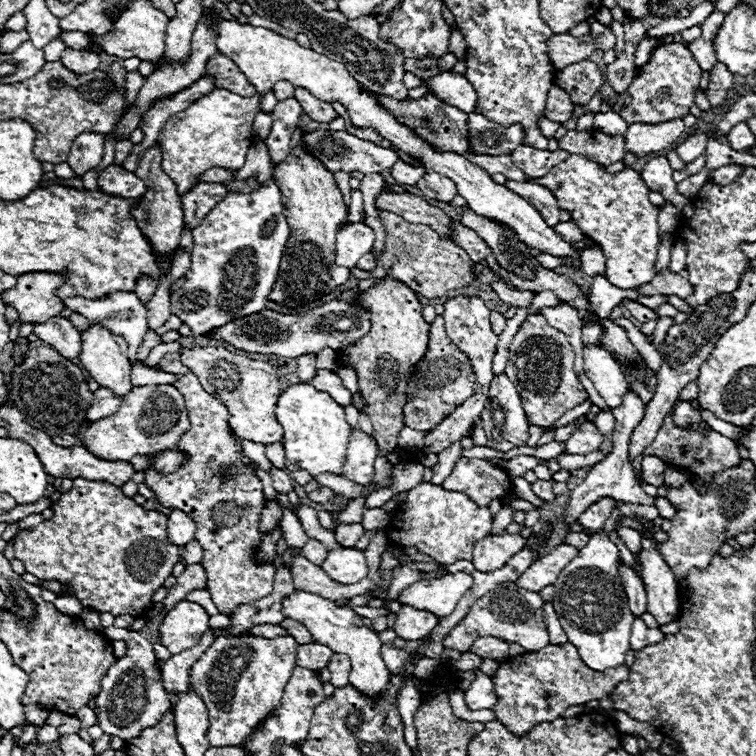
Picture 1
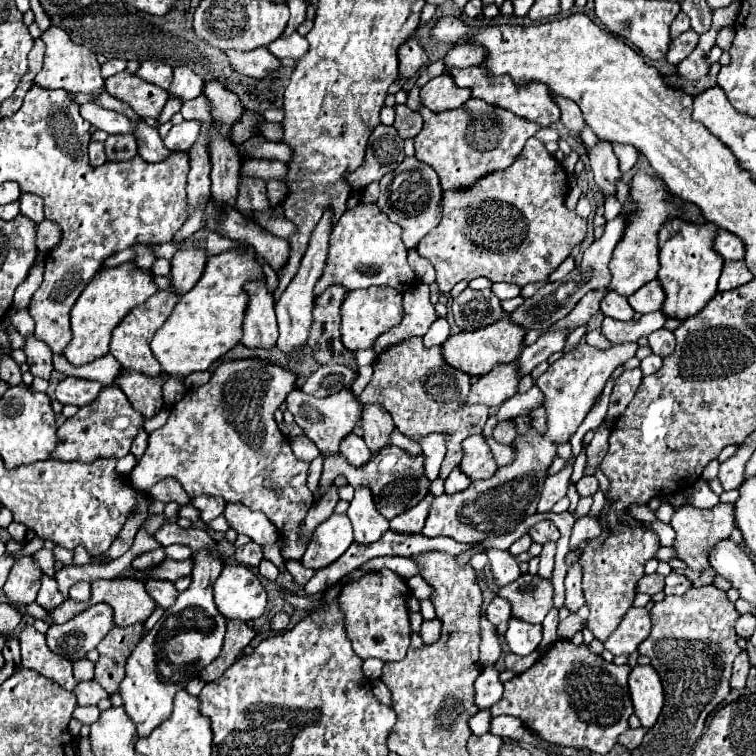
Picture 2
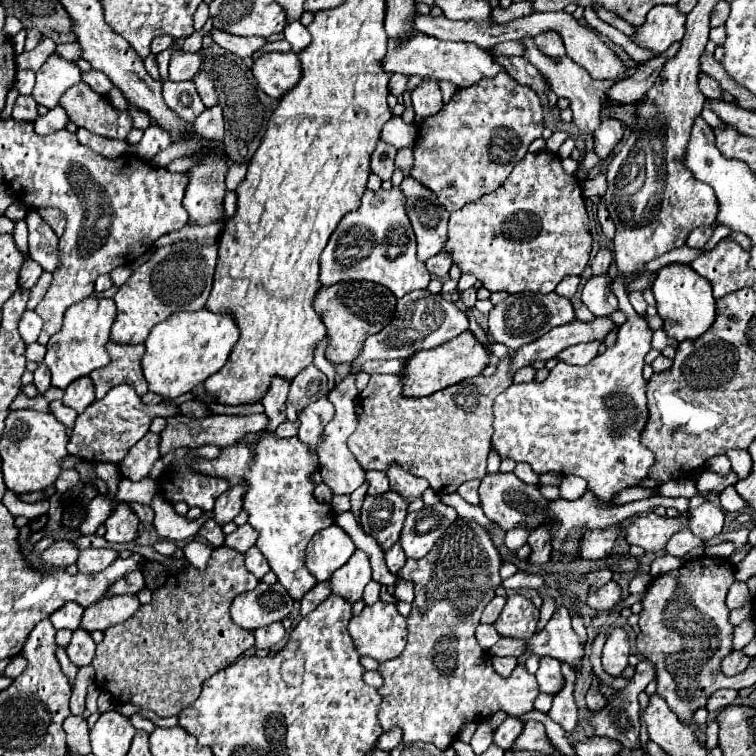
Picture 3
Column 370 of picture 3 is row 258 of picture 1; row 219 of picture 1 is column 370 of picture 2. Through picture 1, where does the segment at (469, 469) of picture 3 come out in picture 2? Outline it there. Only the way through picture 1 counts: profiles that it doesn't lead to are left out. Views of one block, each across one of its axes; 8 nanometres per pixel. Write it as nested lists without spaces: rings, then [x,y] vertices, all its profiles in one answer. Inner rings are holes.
[[[410,338],[410,342],[390,346],[390,350],[384,350],[376,356],[374,376],[360,394],[360,400],[364,404],[380,402],[394,418],[396,428],[408,438],[418,438],[430,432],[448,432],[452,438],[446,442],[448,452],[440,468],[440,476],[446,478],[462,458],[460,442],[470,434],[482,434],[482,428],[490,414],[490,408],[484,404],[462,406],[468,390],[470,376],[446,364],[442,346],[426,348],[422,344],[422,338]]]

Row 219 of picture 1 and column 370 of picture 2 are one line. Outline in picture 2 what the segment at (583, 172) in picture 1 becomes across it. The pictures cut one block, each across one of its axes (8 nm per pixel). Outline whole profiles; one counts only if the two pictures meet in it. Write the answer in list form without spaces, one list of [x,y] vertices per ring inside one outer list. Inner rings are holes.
[[[380,568],[368,572],[360,580],[344,584],[338,596],[338,608],[344,614],[344,628],[352,642],[352,650],[362,658],[378,658],[382,662],[402,660],[410,646],[410,620],[406,600],[410,588],[404,576],[394,570]]]

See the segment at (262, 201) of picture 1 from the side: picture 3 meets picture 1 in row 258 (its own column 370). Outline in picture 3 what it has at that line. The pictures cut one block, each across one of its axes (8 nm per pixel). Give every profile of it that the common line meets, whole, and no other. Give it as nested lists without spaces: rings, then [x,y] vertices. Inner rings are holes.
[[[398,186],[390,190],[366,190],[360,208],[348,212],[330,236],[328,246],[320,256],[320,282],[332,286],[342,280],[370,280],[392,290],[396,298],[426,288],[430,272],[416,258],[416,238],[406,216],[406,198]]]

